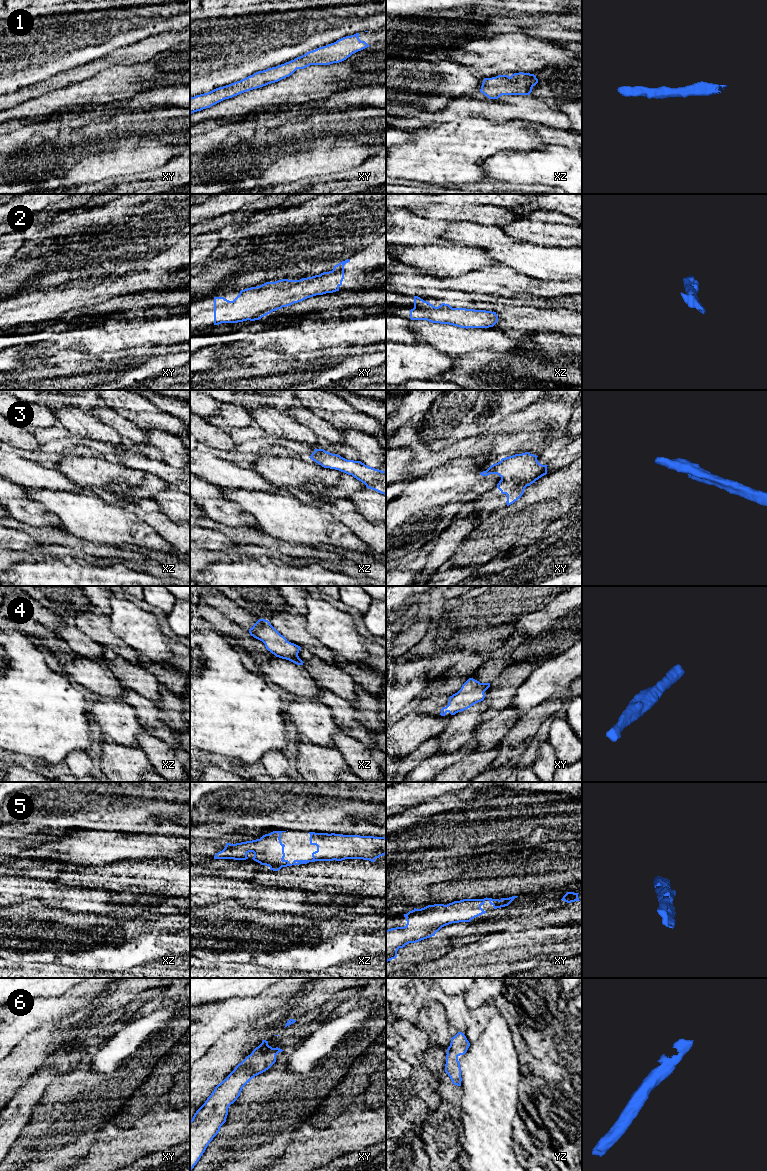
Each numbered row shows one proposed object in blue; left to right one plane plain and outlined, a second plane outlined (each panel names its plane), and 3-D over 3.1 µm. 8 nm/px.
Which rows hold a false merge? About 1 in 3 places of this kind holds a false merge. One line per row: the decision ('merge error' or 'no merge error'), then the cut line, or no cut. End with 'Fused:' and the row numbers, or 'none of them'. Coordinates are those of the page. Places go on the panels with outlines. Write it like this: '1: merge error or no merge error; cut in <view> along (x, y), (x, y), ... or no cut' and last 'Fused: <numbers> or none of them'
1: no merge error; no cut
2: no merge error; no cut
3: no merge error; no cut
4: no merge error; no cut
5: no merge error; no cut
6: no merge error; no cut
Fused: none of them

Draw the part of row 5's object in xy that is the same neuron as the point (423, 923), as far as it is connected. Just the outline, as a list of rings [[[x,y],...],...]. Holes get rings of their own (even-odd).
[[[512,896],[500,900],[487,897],[484,899],[463,899],[447,905],[434,904],[421,909],[414,908],[404,914],[407,921],[404,927],[386,930],[386,962],[397,957],[399,948],[435,936],[446,925],[470,922],[475,917],[485,914],[486,911],[481,906],[486,900],[494,909],[497,909],[508,906],[517,897]]]

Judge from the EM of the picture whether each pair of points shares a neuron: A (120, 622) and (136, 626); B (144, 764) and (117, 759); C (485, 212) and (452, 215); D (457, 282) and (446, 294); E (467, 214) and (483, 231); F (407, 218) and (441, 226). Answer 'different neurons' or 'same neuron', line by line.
A: same neuron
B: same neuron
C: same neuron
D: different neurons
E: different neurons
F: same neuron

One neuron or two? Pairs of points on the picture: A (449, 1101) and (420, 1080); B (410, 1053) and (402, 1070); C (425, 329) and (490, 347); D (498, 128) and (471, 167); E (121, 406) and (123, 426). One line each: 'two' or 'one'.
A: two
B: two
C: one
D: one
E: two

